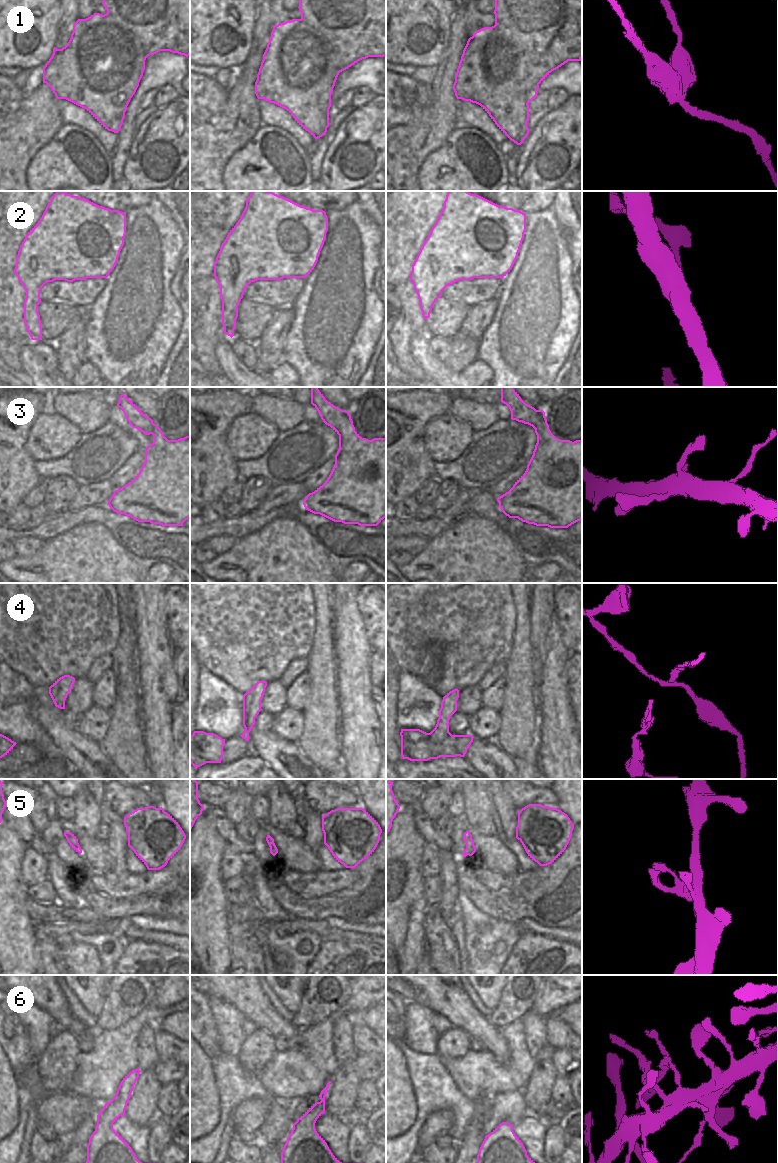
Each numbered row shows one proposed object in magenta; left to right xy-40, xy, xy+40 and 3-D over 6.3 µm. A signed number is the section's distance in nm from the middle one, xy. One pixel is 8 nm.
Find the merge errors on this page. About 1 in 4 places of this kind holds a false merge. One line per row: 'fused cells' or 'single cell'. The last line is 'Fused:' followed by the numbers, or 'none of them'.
1: fused cells
2: single cell
3: single cell
4: fused cells
5: single cell
6: single cell
Fused: 1, 4

